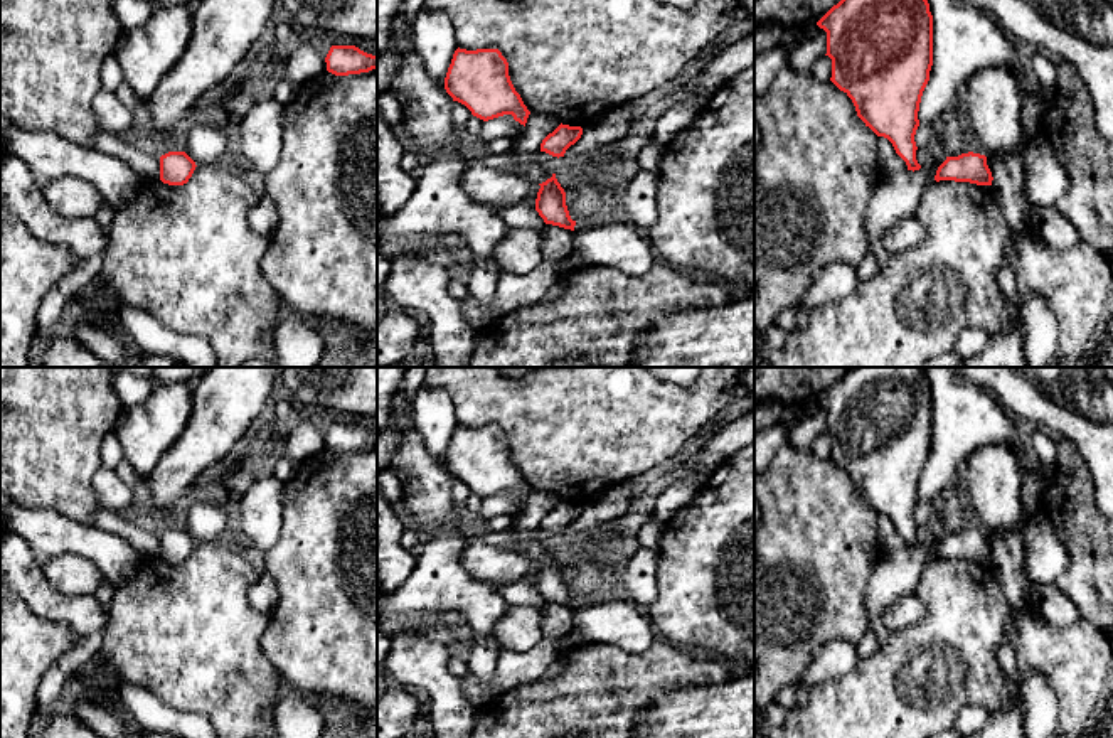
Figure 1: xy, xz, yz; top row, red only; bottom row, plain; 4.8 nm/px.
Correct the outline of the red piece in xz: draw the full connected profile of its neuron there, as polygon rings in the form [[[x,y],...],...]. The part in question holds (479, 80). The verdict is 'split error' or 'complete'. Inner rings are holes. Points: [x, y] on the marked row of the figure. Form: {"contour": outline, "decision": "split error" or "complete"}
{"contour": [[[456,49],[445,78],[445,89],[473,116],[488,121],[512,115],[525,126],[530,111],[515,91],[509,62],[498,49]]], "decision": "complete"}

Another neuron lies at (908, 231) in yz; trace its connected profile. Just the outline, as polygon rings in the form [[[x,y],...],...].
[[[911,214],[892,222],[882,234],[882,244],[887,254],[897,254],[921,244],[924,238],[926,227]]]

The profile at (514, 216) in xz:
[[[525,204],[498,207],[497,214],[503,219],[509,227],[529,227],[542,231],[546,222],[535,209]]]

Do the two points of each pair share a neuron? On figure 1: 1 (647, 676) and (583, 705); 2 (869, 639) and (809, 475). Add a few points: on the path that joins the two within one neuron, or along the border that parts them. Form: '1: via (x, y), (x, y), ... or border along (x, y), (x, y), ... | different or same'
1: via (632, 681), (603, 684), (598, 689) | same
2: border along (869, 625), (856, 644) | different

